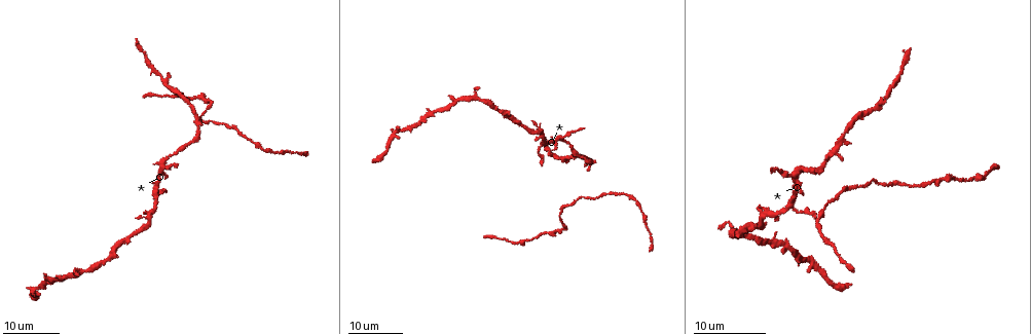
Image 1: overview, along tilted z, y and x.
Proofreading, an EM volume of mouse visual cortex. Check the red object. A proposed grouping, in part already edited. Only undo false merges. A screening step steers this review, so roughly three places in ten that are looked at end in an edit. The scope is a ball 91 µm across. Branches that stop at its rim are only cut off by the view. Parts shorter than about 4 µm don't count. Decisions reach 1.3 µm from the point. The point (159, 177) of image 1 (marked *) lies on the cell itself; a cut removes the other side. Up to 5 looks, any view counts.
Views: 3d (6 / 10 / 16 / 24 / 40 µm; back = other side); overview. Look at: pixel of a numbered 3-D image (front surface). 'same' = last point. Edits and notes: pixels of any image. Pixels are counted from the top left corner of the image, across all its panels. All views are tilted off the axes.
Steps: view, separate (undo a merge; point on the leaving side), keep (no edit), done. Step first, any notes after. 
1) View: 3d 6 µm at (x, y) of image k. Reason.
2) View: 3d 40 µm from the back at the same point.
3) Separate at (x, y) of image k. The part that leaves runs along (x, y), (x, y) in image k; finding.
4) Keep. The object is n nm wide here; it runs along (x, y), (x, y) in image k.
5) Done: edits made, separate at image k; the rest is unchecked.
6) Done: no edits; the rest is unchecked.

View: 3d 16 µm at (215, 122) of image 1.

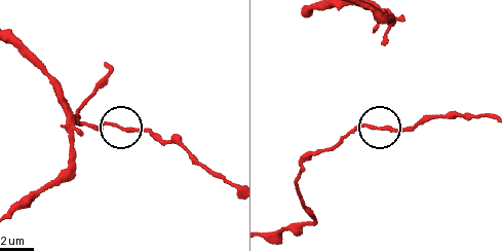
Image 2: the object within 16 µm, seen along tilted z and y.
View: 3d 6 µm at (379, 127) of image 2.

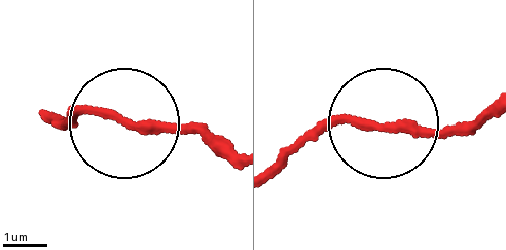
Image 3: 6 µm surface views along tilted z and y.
Keep. All the same cell.

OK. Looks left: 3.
View: 3d 24 µm at (289, 149) of image 1. Calibre changes.

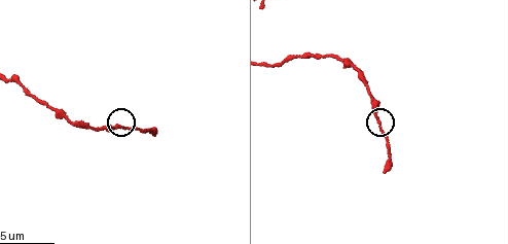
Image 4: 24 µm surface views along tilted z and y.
View: 3d 10 µm at (115, 124) of image 4.

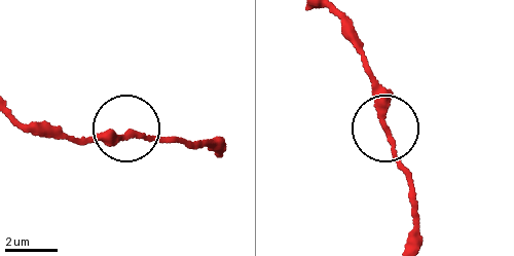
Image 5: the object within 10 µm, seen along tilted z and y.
Keep. One cell here.

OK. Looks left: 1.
Done: no edits; the rest is unchecked.

